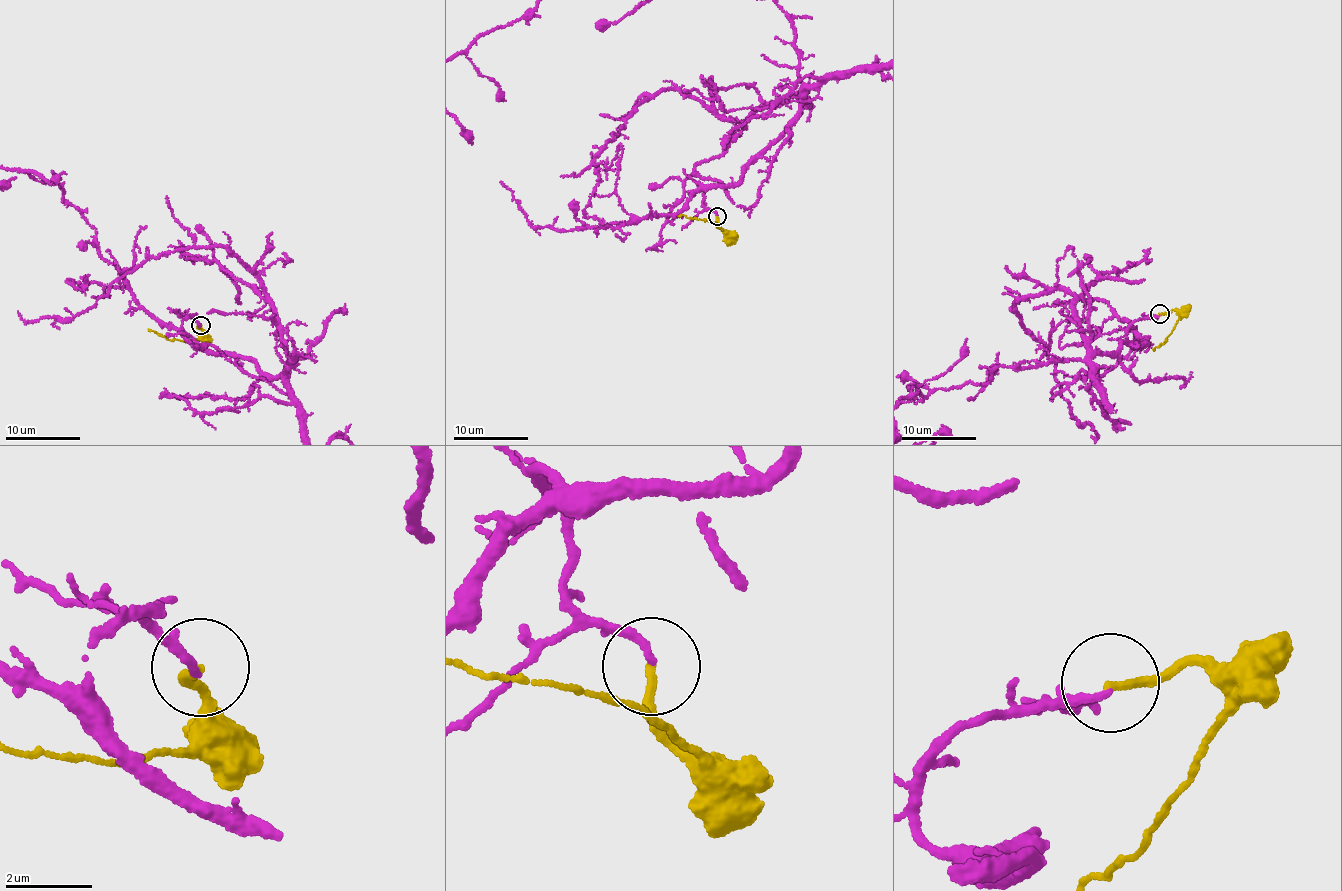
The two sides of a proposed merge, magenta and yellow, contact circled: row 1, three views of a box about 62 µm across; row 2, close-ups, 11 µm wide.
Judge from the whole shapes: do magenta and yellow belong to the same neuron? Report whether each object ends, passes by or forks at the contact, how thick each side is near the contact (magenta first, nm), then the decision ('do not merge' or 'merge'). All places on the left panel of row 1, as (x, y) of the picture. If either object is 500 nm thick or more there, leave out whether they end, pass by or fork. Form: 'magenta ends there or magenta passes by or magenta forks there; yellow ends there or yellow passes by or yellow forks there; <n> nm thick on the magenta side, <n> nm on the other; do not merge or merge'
magenta ends there; yellow ends there; 170 nm thick on the magenta side, 190 nm on the other; do not merge

